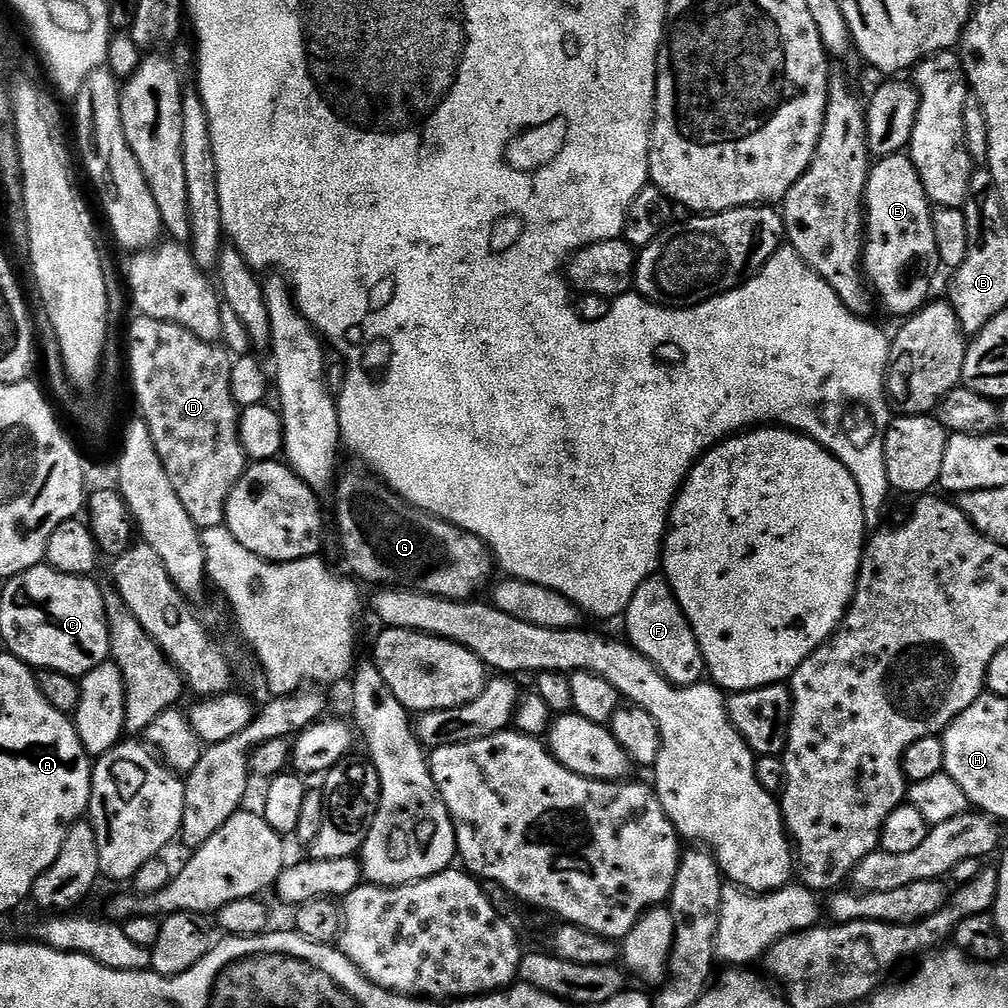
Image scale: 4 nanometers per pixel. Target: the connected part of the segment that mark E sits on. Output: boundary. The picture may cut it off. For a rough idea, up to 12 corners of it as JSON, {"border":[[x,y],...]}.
{"border":[[907,155],[864,191],[862,271],[907,318],[929,303],[933,209]]}

